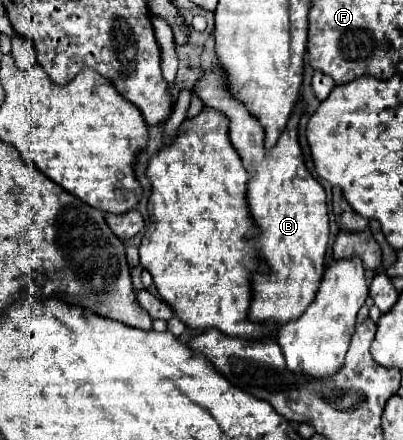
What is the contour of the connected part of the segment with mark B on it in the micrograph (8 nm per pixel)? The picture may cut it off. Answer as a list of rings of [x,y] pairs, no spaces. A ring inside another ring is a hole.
[[[215,62],[209,72],[201,74],[195,82],[195,94],[203,100],[203,106],[225,112],[229,120],[229,140],[251,176],[247,182],[247,198],[251,216],[259,226],[255,242],[271,272],[253,276],[253,302],[249,316],[255,322],[283,326],[303,314],[313,302],[325,268],[325,250],[329,240],[325,190],[307,170],[297,136],[299,118],[305,112],[305,100],[297,102],[277,144],[267,150],[265,128],[257,118],[253,118],[253,114],[249,114],[247,106],[239,102],[239,98],[229,94],[229,88],[225,86],[225,70],[221,70],[219,62]]]

